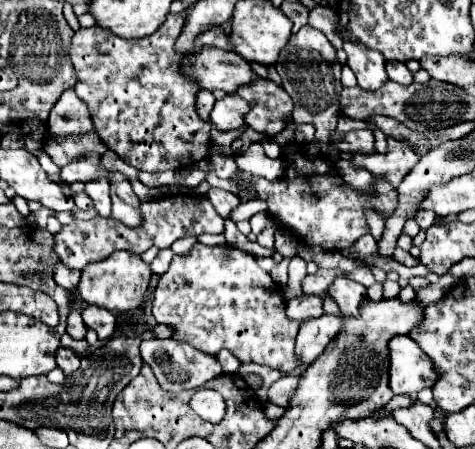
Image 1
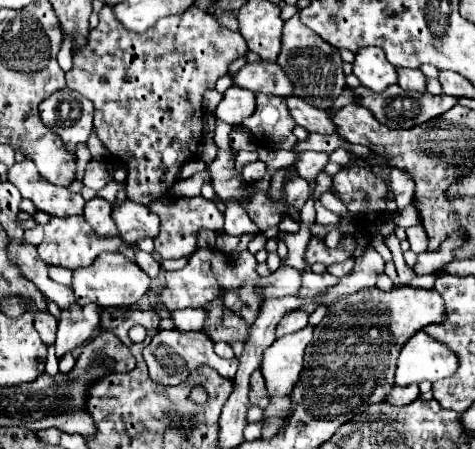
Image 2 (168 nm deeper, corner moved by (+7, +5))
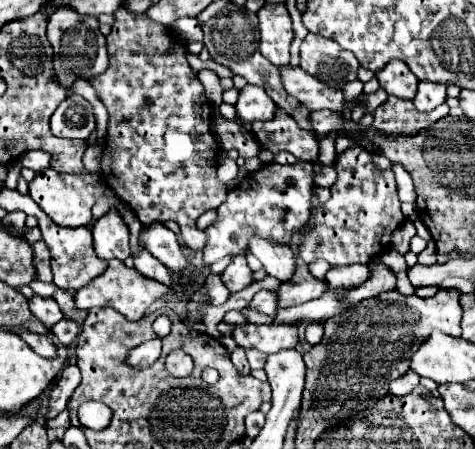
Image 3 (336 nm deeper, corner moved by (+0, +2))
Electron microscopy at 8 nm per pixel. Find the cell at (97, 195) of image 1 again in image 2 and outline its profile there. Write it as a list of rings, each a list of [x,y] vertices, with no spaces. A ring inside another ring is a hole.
[[[91,199],[87,201],[85,205],[85,221],[91,225],[91,229],[97,233],[97,235],[103,235],[103,237],[119,237],[117,233],[117,225],[111,217],[111,211],[113,211],[113,205],[107,203],[105,199]]]

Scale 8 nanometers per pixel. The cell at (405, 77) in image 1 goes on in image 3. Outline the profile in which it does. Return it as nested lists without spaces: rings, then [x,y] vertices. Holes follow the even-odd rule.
[[[418,82],[418,92],[414,96],[414,106],[418,112],[430,112],[446,100],[446,86],[440,82]]]

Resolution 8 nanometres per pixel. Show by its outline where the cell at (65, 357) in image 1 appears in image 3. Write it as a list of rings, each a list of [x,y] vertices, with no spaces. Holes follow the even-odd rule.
[[[32,296],[30,298],[30,312],[46,326],[52,328],[54,324],[58,324],[64,314],[60,312],[58,304],[54,298],[42,298],[42,296]]]

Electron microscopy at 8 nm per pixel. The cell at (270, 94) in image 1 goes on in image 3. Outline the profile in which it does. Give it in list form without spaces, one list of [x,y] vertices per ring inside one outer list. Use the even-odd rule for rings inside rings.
[[[282,108],[276,110],[272,120],[252,124],[252,130],[258,142],[272,154],[286,150],[294,154],[298,160],[306,160],[306,162],[312,162],[318,156],[316,138],[310,132],[302,130],[296,124],[296,120],[288,116]]]

